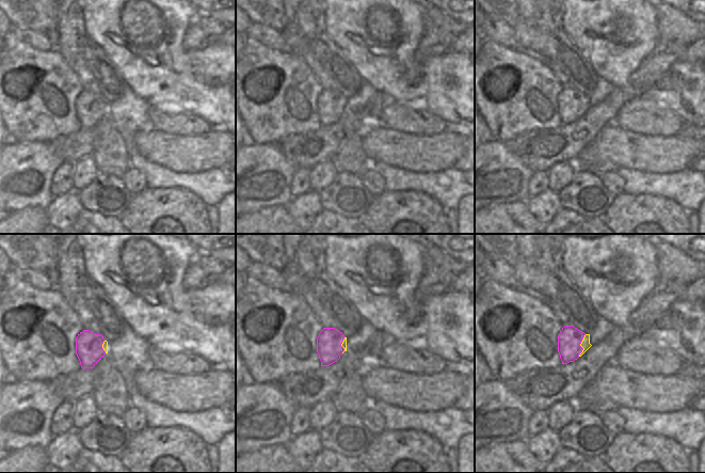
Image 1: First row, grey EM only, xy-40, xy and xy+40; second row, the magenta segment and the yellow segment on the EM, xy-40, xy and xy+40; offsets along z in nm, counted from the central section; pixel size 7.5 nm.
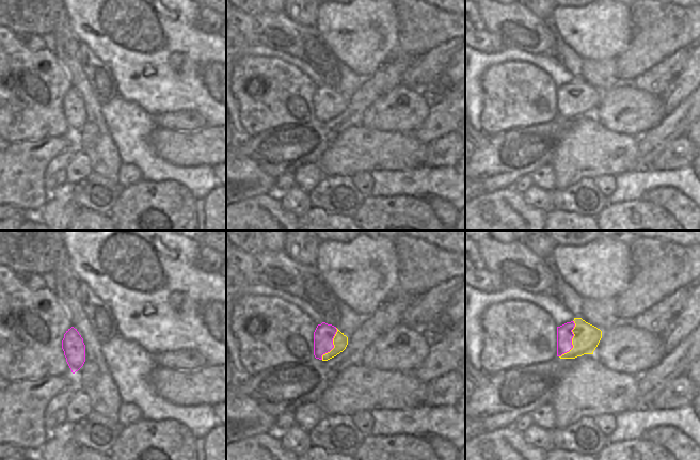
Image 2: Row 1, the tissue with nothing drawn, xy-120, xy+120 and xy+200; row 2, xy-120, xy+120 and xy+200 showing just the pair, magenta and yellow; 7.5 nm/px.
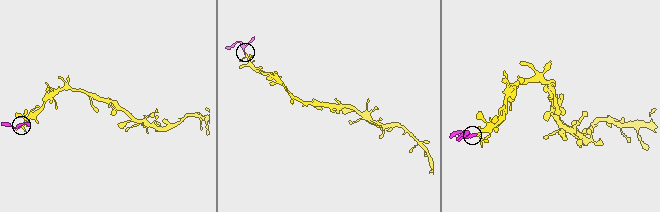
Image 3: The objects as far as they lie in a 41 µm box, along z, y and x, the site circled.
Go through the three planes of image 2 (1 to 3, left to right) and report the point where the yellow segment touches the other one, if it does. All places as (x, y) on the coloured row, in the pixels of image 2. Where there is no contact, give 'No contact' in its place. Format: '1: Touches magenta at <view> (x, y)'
1: No contact
2: Touches magenta at xy+120 (333, 345)
3: Touches magenta at xy+200 (571, 340).

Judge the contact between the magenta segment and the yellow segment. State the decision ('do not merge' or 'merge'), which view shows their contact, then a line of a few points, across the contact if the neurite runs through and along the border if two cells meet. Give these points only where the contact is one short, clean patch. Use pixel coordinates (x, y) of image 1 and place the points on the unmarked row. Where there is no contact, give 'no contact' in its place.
merge | xy+40

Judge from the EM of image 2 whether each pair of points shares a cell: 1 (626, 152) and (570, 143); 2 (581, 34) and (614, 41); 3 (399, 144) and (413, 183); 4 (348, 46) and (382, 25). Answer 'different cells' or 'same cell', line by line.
1: same cell
2: same cell
3: different cells
4: same cell

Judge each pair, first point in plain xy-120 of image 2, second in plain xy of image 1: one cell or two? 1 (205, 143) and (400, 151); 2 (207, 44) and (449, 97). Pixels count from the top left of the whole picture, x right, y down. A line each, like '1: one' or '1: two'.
1: one
2: one

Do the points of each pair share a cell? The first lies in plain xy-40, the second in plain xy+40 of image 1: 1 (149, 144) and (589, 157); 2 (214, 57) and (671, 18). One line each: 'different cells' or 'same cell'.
1: same cell
2: different cells

